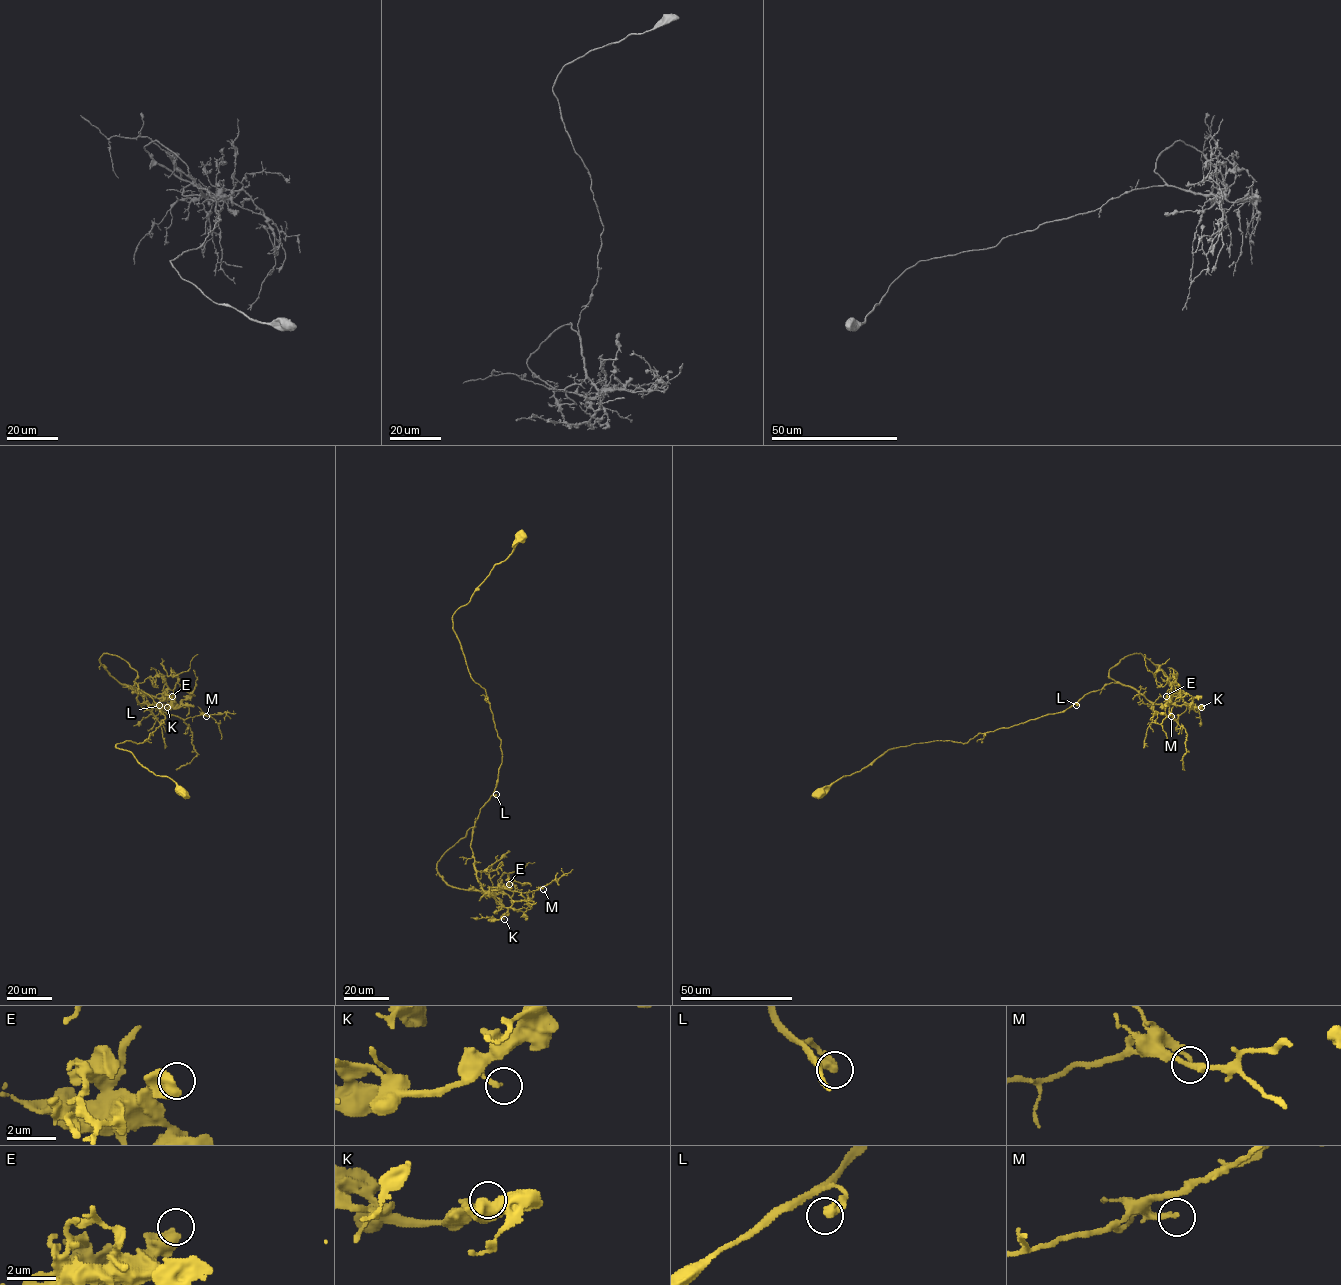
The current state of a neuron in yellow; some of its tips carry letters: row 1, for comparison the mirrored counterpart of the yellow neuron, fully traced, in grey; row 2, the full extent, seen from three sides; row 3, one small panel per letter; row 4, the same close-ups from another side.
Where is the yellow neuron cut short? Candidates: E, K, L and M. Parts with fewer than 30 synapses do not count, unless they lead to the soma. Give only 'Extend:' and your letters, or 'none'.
Extend: none

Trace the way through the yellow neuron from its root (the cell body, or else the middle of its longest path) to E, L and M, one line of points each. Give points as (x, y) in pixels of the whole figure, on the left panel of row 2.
E: (183, 793), (115, 746), (141, 743), (165, 717), (126, 661), (100, 657), (121, 683), (172, 696)
L: (183, 793), (170, 778), (157, 776), (129, 751), (115, 746), (147, 739), (164, 722), (156, 704), (159, 705)
M: (183, 793), (115, 746), (141, 743), (164, 722), (153, 700), (134, 685), (140, 704), (184, 719), (206, 716)

